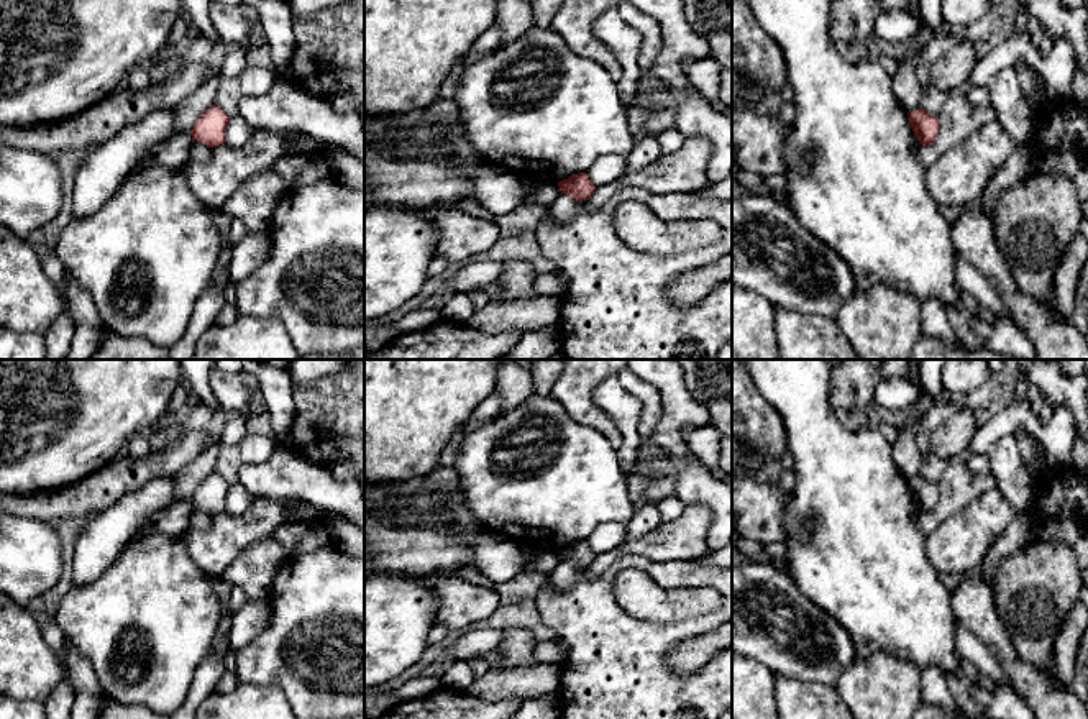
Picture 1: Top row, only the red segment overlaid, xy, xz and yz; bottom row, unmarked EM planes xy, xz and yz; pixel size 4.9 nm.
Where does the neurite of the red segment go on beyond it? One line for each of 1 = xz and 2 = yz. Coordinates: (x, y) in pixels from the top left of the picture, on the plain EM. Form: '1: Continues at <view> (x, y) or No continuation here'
1: No continuation here
2: No continuation here

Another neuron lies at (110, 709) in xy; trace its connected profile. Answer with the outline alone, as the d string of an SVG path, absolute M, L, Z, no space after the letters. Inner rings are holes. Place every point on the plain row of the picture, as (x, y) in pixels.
M105 698L102 709L95 719L169 719L146 706L120 704L115 699Z

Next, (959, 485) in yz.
M963 458L947 465L947 469L939 481L939 502L929 514L919 512L917 527L927 537L949 515L962 511L968 502L990 489L999 488L993 473L985 476L973 474Z

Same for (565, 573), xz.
M560 561L558 566L548 575L548 583L553 591L568 589L578 576L578 568L568 561Z

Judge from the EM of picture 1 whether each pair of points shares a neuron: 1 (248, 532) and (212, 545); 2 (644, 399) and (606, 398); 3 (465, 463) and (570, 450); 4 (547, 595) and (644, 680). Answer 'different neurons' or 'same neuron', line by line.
1: same neuron
2: different neurons
3: same neuron
4: same neuron

